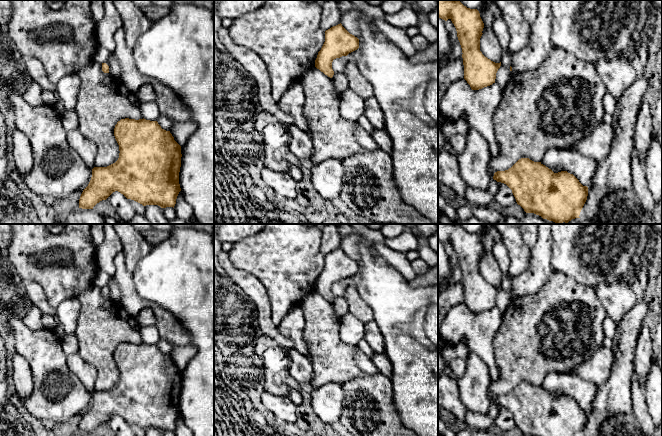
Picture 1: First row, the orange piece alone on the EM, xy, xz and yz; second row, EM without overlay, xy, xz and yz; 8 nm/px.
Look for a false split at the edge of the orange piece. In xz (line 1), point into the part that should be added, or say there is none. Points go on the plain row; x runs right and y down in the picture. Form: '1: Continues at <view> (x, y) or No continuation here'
1: No continuation here

